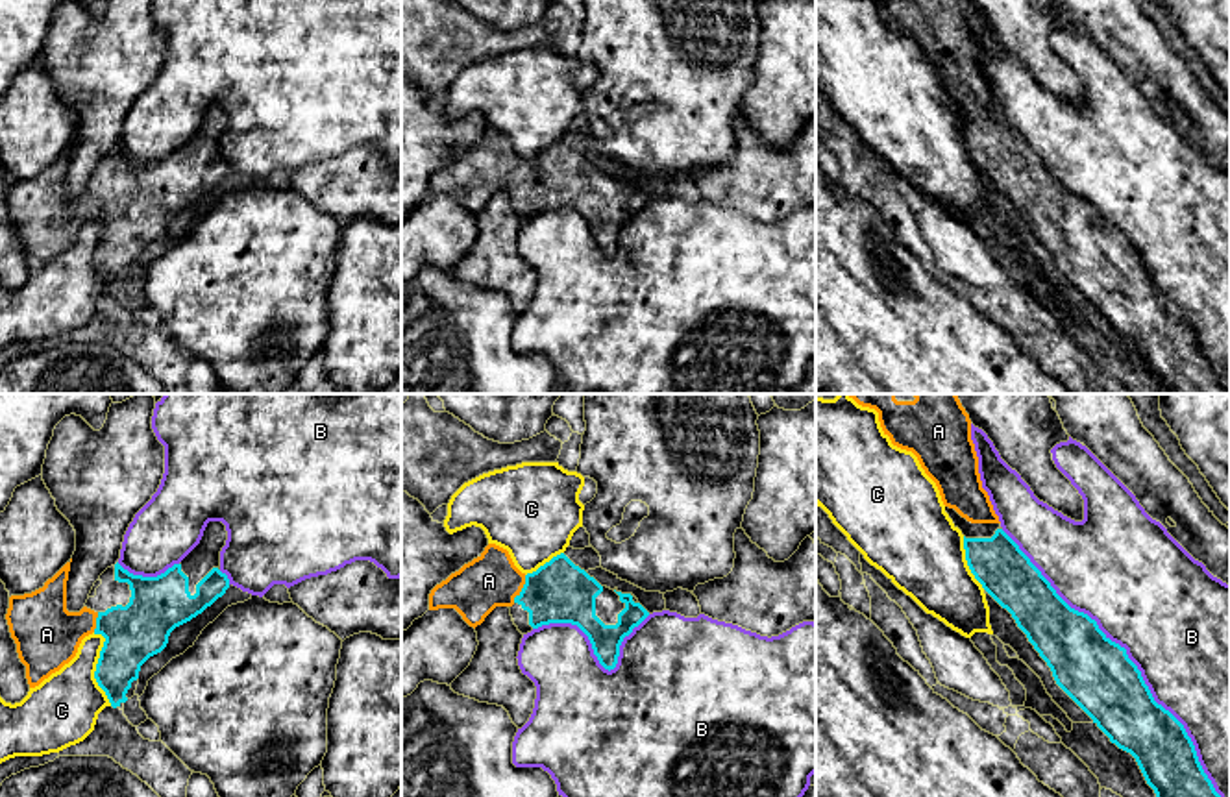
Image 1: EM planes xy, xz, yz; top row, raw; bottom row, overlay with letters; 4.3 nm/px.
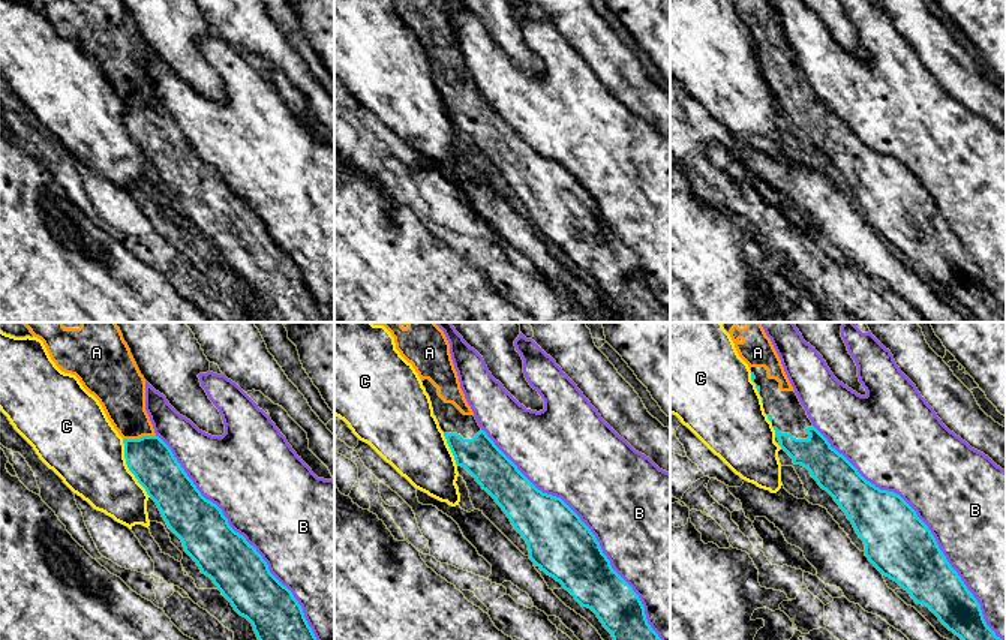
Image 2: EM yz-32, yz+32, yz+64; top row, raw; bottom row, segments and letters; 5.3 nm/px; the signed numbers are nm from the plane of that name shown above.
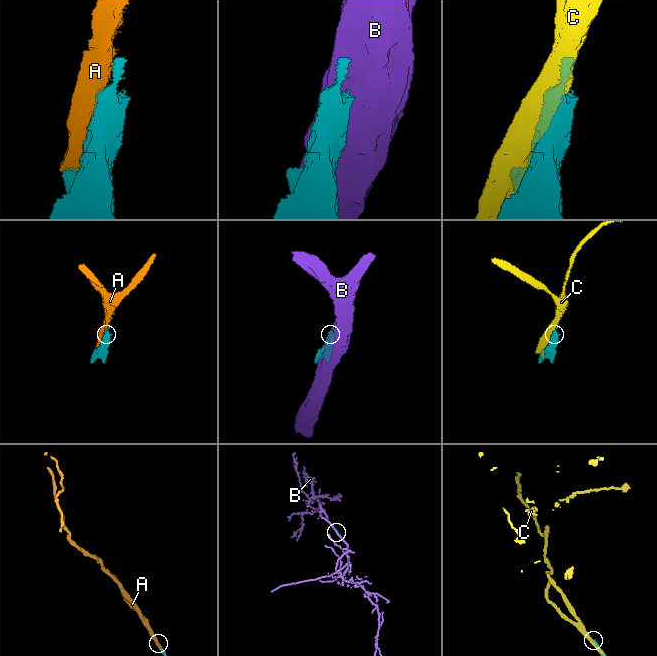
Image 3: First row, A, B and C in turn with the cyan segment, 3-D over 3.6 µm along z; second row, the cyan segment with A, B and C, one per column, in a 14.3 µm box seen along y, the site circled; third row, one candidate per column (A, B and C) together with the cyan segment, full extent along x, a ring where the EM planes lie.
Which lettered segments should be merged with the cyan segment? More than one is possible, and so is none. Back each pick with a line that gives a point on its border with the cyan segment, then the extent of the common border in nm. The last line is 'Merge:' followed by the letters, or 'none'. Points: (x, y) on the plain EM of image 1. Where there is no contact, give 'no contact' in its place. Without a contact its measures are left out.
A: meets cyan in xz at (522, 174); contact 130 nm long
Merge: A

